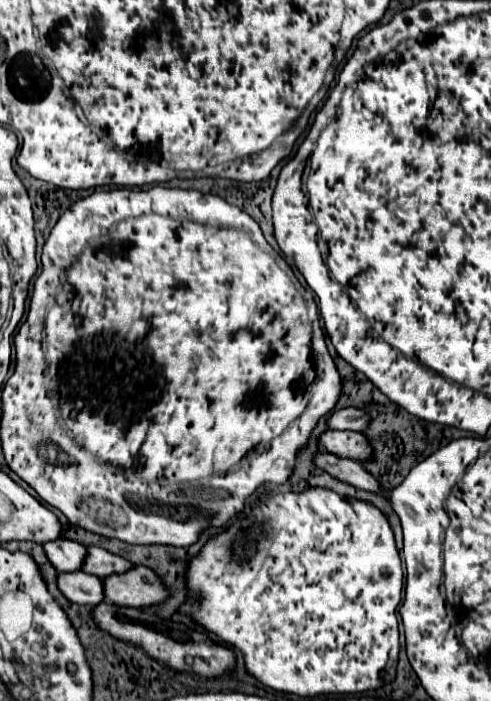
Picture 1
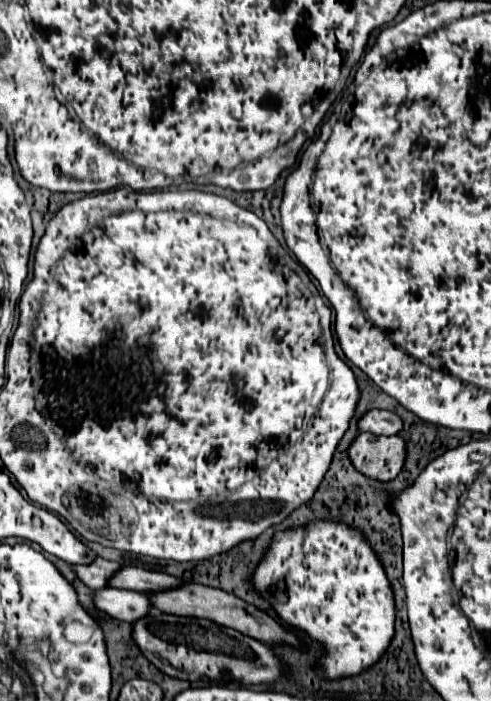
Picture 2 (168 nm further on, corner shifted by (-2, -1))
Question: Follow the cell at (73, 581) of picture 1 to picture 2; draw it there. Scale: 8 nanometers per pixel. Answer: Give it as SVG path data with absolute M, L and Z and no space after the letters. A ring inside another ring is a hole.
M99 588L93 590L93 604L101 612L109 614L111 618L131 622L139 620L149 612L149 600L141 592L123 590L123 588Z

